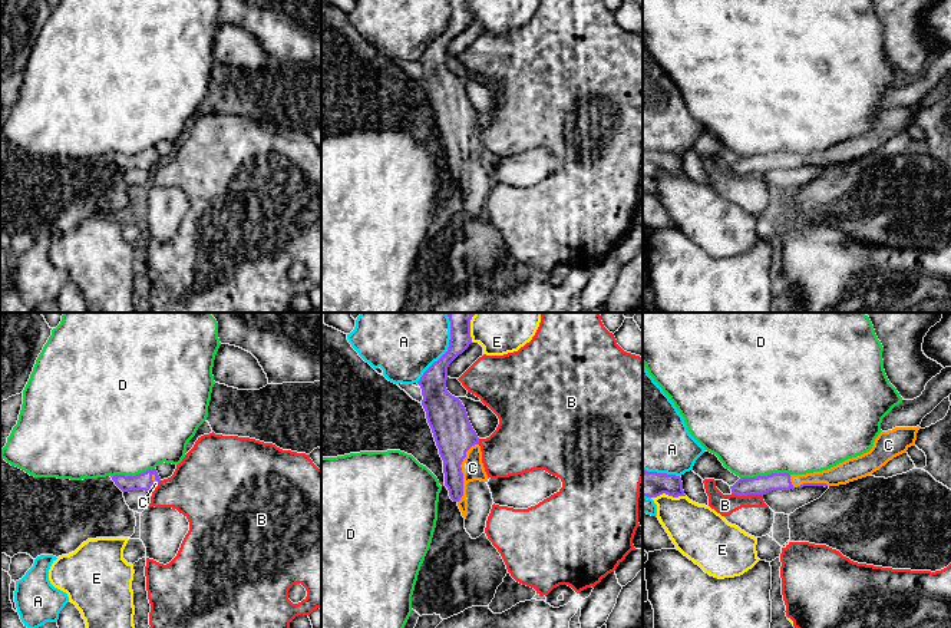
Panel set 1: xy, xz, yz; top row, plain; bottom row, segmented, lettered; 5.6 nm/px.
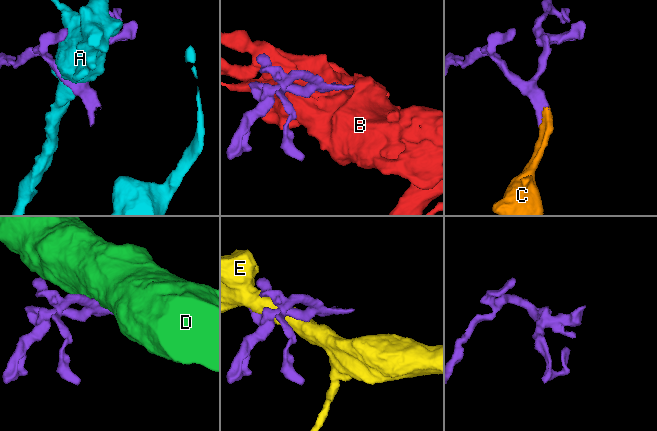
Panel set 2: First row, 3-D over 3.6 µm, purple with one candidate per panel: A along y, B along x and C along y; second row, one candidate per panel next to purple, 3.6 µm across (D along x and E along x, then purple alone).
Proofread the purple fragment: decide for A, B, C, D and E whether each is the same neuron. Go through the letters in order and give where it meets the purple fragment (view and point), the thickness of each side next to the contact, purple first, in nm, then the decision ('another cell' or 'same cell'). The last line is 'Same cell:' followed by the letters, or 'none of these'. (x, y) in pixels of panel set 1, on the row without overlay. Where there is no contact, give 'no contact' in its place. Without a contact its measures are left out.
A: xz (446, 30) | 140/320 nm | another cell
B: yz (748, 172) | 110/120 nm | another cell
C: xz (461, 151) | 220/130 nm | same cell
D: yz (765, 155) | 110/480 nm | another cell
E: yz (667, 172) | 140/280 nm | another cell
Same cell: C

